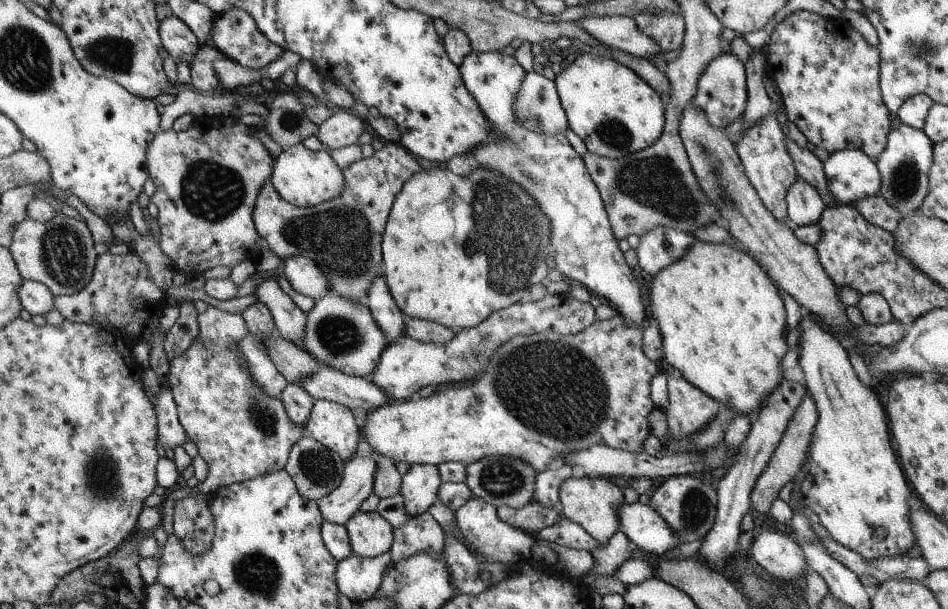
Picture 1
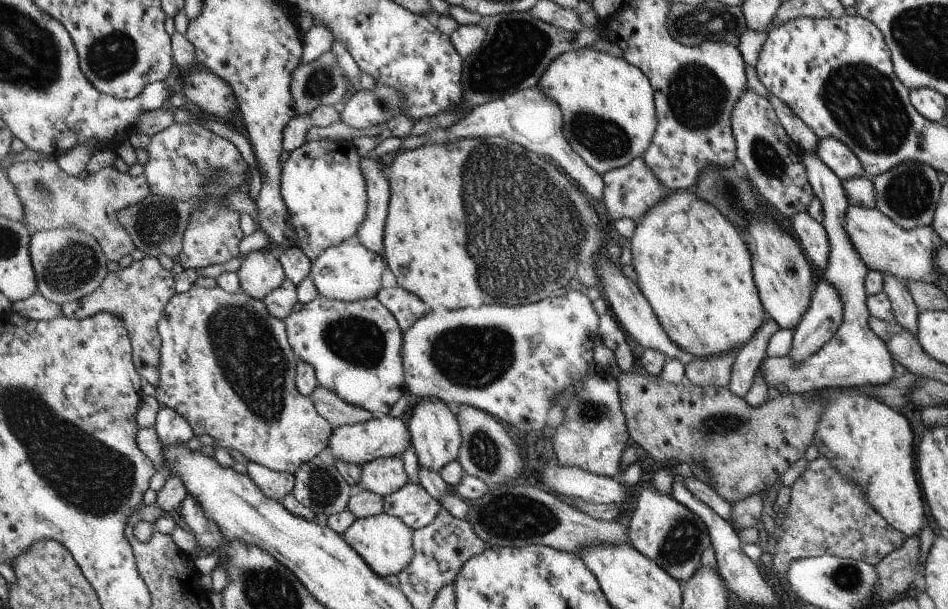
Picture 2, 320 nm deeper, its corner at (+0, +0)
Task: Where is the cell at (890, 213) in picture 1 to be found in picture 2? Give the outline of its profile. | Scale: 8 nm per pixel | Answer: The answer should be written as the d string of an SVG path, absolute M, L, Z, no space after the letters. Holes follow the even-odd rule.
M772 93L769 96L770 104L774 107L775 113L786 129L788 136L801 148L802 153L815 154L818 138L812 129L804 121L801 121L780 98L775 97Z

